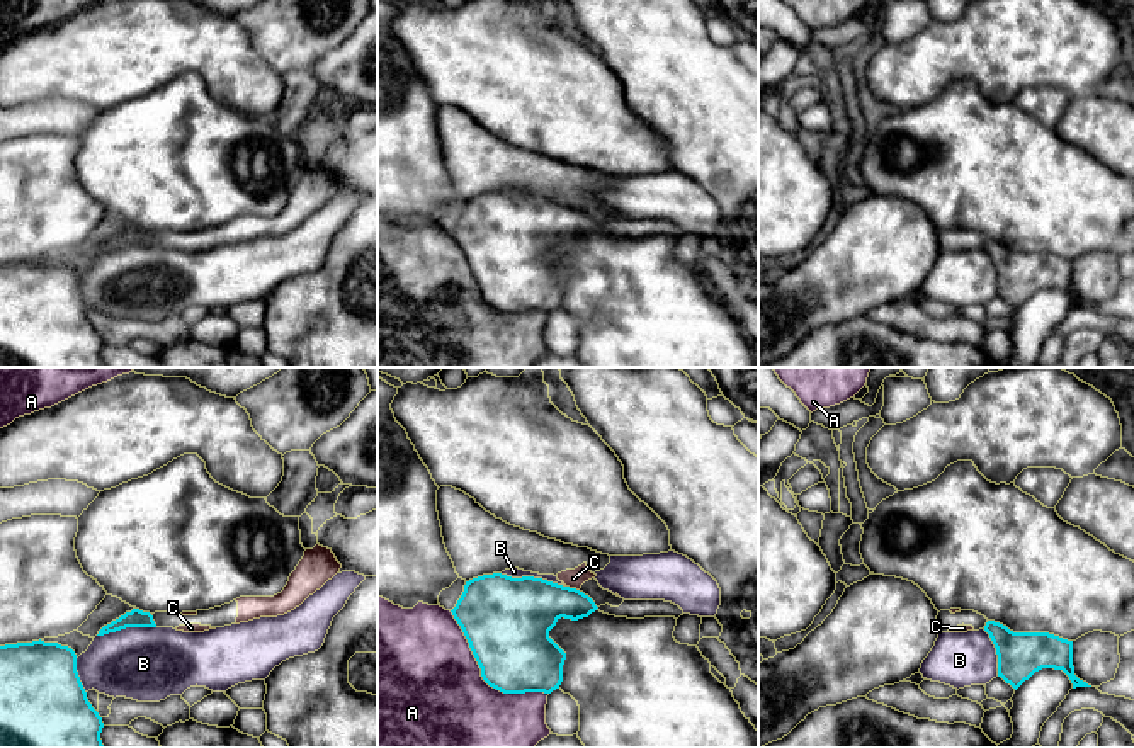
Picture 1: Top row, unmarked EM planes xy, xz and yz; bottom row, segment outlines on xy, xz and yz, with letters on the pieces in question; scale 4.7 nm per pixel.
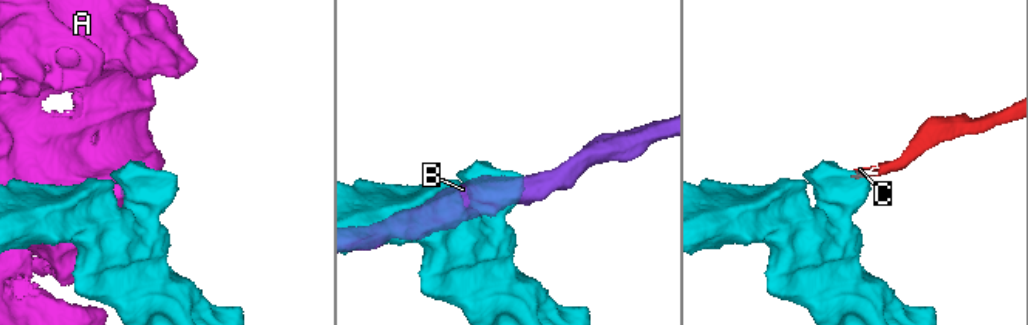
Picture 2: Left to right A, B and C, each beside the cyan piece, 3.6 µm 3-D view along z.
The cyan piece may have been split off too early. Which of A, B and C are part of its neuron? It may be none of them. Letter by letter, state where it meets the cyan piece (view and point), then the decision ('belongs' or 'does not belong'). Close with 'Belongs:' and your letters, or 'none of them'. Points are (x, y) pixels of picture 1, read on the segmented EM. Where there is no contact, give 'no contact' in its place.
A: contact xz (481, 675); does not belong
B: contact xz (532, 577); does not belong
C: contact xz (573, 589); does not belong
Belongs: none of them

